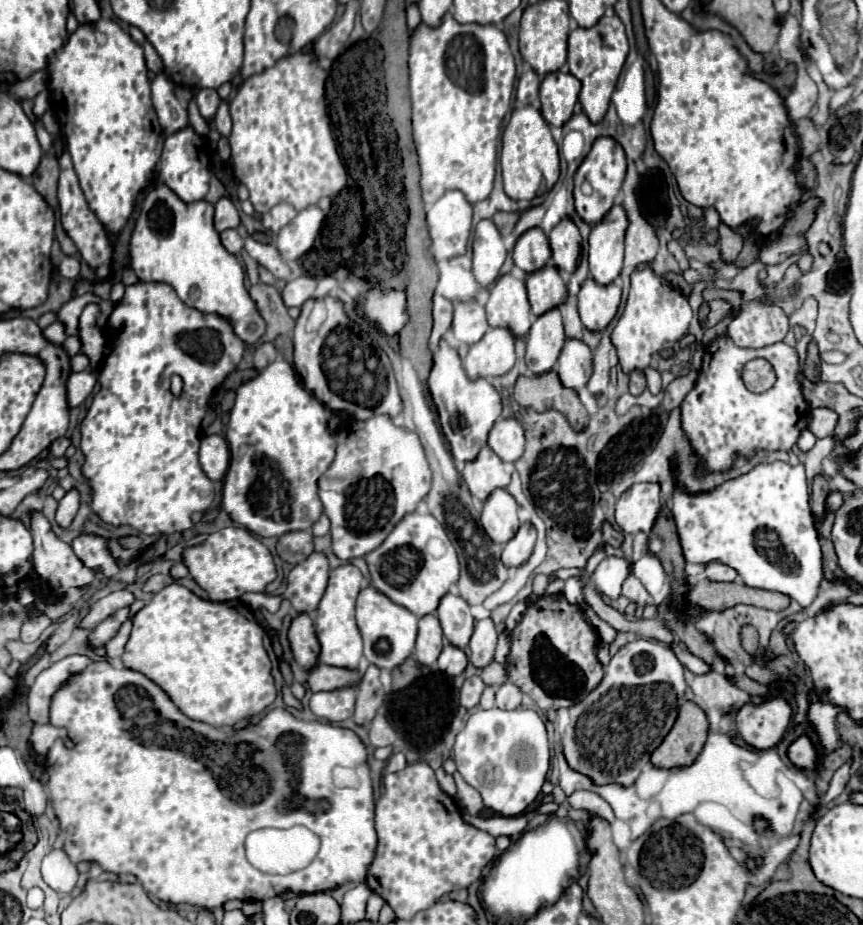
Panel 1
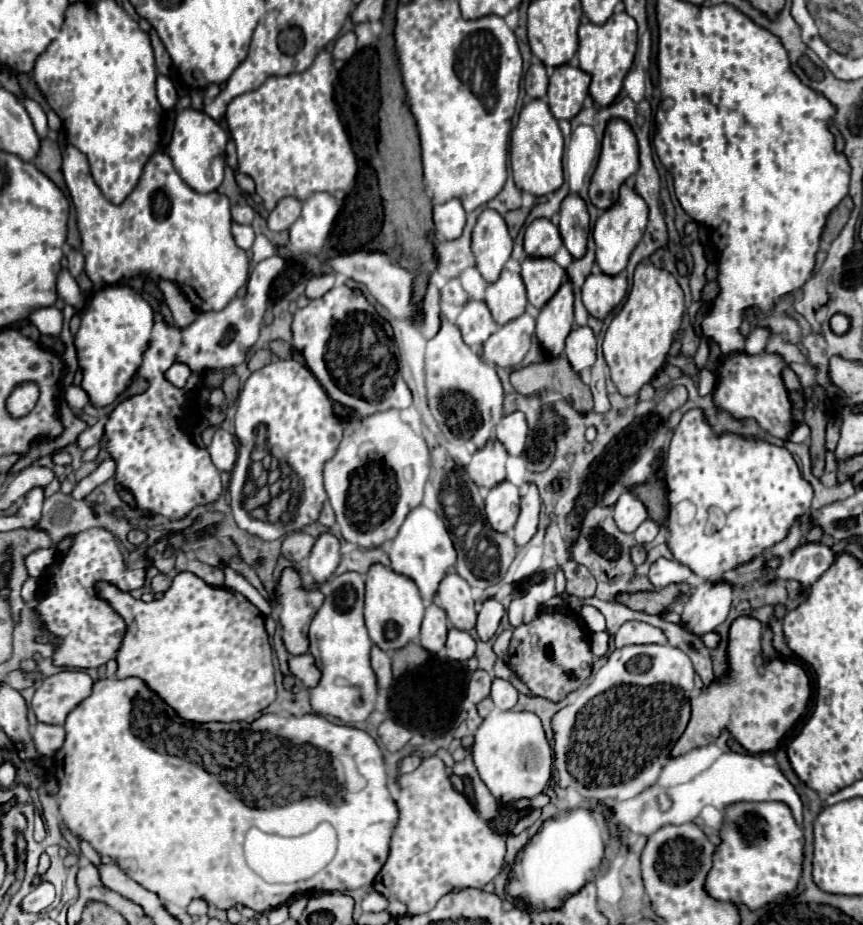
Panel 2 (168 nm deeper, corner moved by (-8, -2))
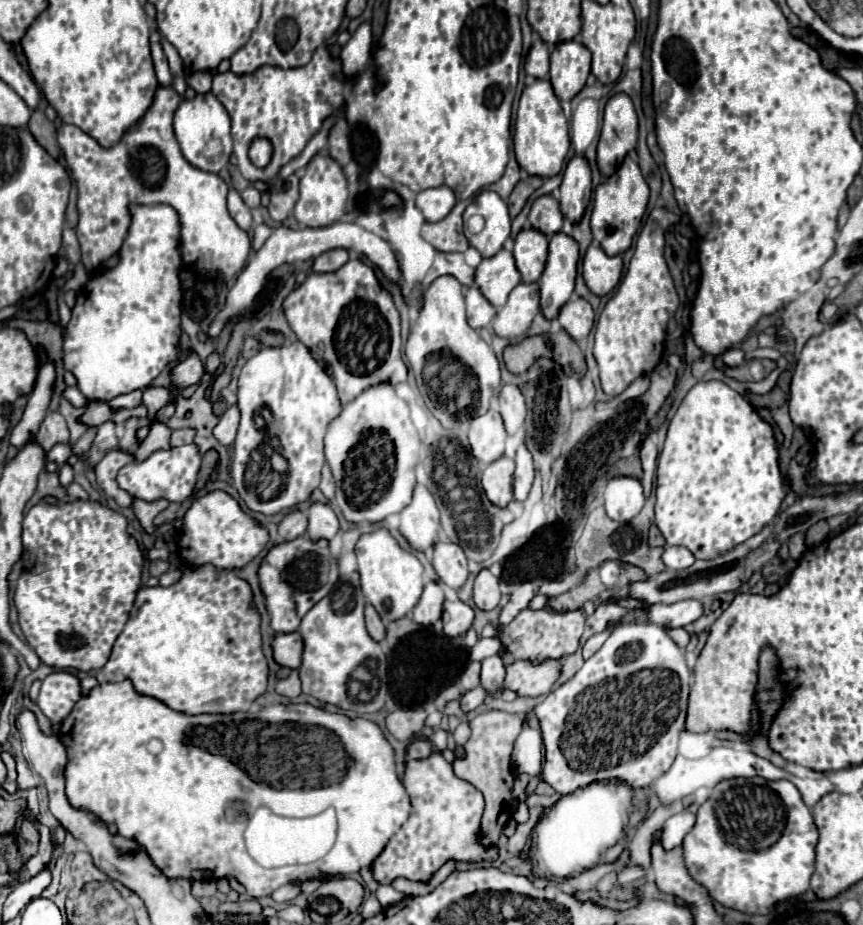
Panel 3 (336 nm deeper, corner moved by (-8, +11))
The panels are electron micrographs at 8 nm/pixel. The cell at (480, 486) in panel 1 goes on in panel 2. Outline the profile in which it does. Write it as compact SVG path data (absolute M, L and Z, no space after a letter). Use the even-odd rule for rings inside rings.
M489 440L483 450L473 454L467 464L467 474L479 488L493 488L507 478L505 462L507 452L503 444L499 444L499 440Z

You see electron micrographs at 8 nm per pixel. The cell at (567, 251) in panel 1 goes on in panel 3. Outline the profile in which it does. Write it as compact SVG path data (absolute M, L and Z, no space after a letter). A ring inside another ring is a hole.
M575 155L567 163L559 191L561 191L559 203L563 215L569 217L571 221L581 219L591 199L591 169L583 155Z

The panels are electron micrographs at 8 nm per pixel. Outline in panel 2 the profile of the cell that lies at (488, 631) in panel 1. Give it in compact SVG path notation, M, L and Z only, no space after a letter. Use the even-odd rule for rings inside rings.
M493 598L487 600L481 606L481 612L479 612L479 618L477 618L477 634L479 634L479 640L487 642L487 640L491 640L495 636L503 614L505 614L503 606L497 600L493 600Z

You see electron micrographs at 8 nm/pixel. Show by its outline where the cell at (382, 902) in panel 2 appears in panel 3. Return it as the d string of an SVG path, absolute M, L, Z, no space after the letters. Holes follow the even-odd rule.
M379 885L379 889L375 891L375 897L379 899L381 907L389 907L393 903L399 903L403 899L403 893L395 891L391 885Z

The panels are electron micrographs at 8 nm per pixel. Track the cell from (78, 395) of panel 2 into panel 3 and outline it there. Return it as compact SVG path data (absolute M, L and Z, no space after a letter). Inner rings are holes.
M67 387L63 391L63 397L73 405L73 407L85 407L87 405L87 399L81 395L81 391L77 387Z

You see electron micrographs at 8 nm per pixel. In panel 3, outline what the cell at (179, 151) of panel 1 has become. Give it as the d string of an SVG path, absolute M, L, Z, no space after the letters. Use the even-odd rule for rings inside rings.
M203 93L203 95L195 95L193 99L183 99L181 105L175 111L175 119L173 119L173 129L175 129L175 137L181 145L181 151L185 155L185 159L203 169L203 171L211 171L211 173L219 173L231 157L233 151L233 143L231 143L231 117L227 115L227 109L215 99L213 93ZM209 143L217 143L219 151L217 153L207 153L207 145Z

